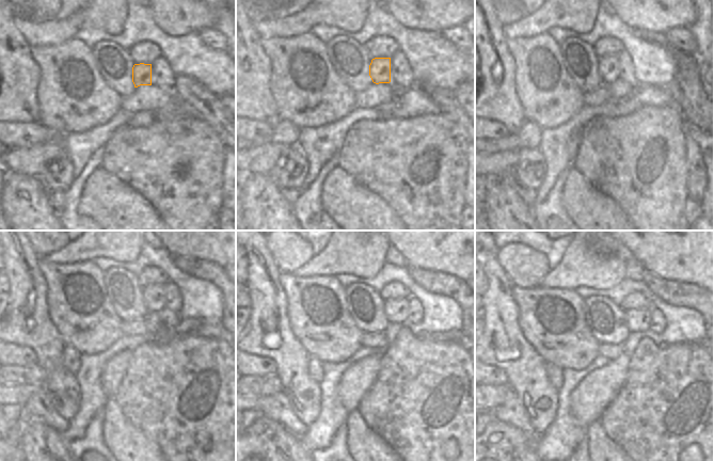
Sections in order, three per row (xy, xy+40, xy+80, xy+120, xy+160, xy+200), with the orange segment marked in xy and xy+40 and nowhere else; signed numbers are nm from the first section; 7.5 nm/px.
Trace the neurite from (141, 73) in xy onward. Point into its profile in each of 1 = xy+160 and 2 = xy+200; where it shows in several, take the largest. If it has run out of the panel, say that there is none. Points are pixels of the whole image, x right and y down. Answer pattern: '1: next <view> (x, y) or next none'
1: next xy+160 (398, 320)
2: next xy+200 (637, 320)

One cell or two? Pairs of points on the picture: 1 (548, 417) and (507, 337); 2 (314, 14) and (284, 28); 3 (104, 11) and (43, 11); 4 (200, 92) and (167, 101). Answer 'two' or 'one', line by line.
1: one
2: one
3: two
4: two

